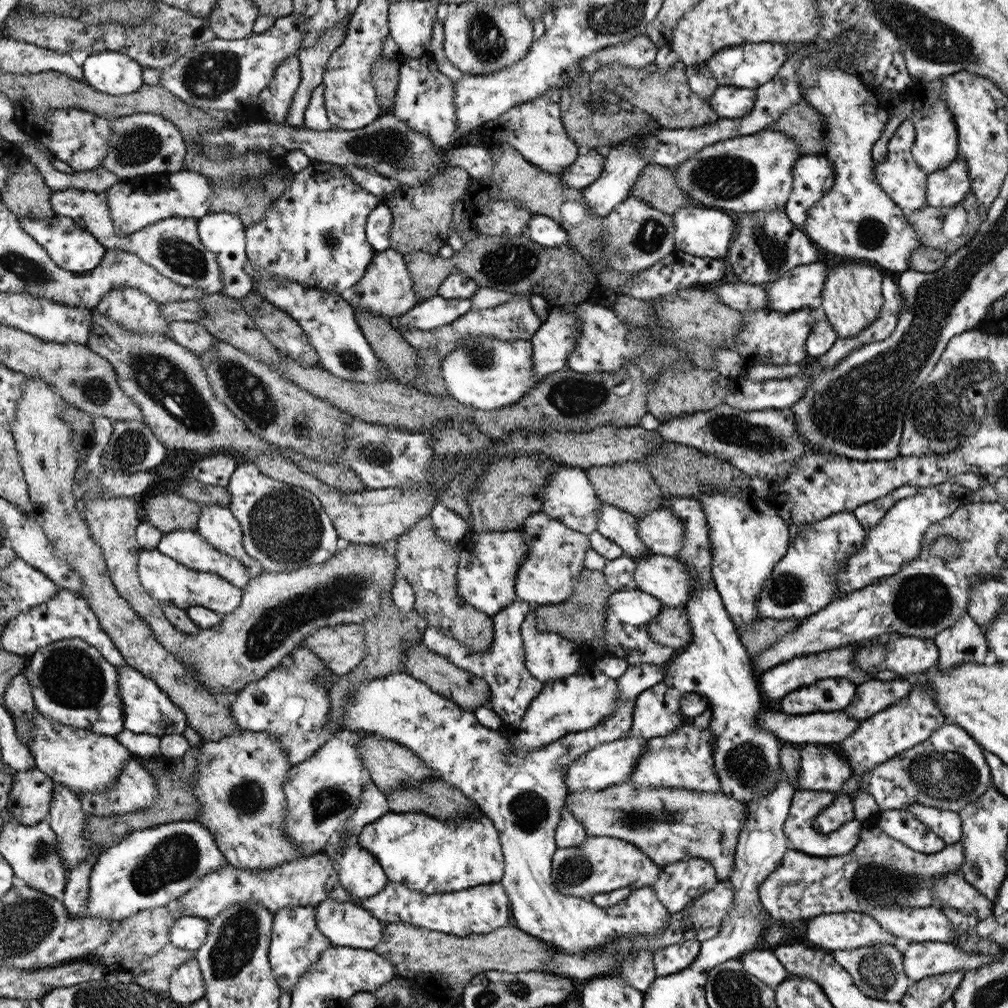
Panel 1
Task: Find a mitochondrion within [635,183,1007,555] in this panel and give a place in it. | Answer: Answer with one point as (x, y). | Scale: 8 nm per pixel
(945, 411)

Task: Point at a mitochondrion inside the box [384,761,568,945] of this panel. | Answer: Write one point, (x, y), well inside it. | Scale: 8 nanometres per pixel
(529, 811)

